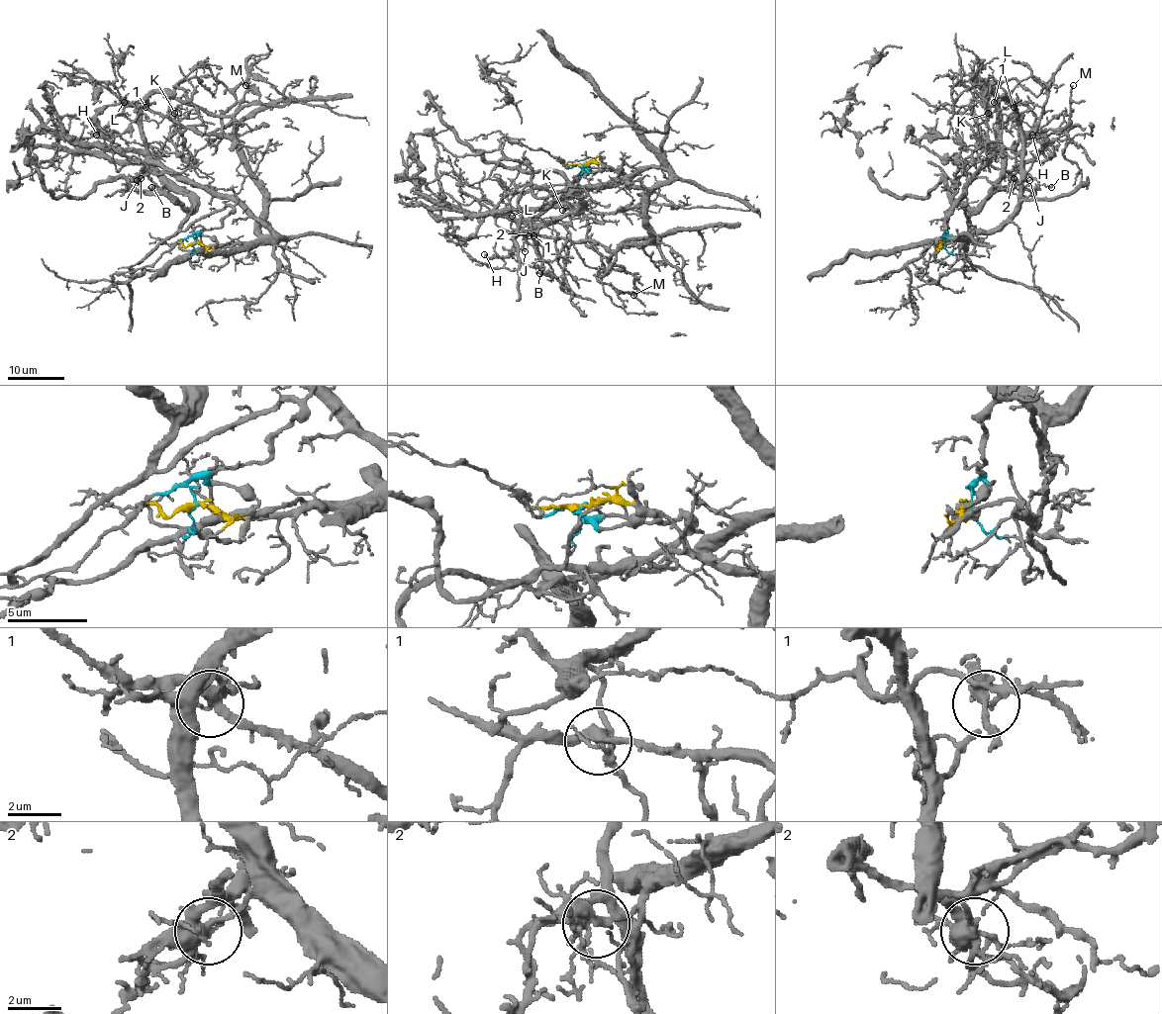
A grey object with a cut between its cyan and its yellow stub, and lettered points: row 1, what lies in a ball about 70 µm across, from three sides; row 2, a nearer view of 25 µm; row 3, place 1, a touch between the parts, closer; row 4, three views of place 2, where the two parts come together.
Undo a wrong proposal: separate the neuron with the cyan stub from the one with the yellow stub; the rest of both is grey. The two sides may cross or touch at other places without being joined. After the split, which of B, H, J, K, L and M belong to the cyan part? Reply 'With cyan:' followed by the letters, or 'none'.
With cyan: J, K, L

